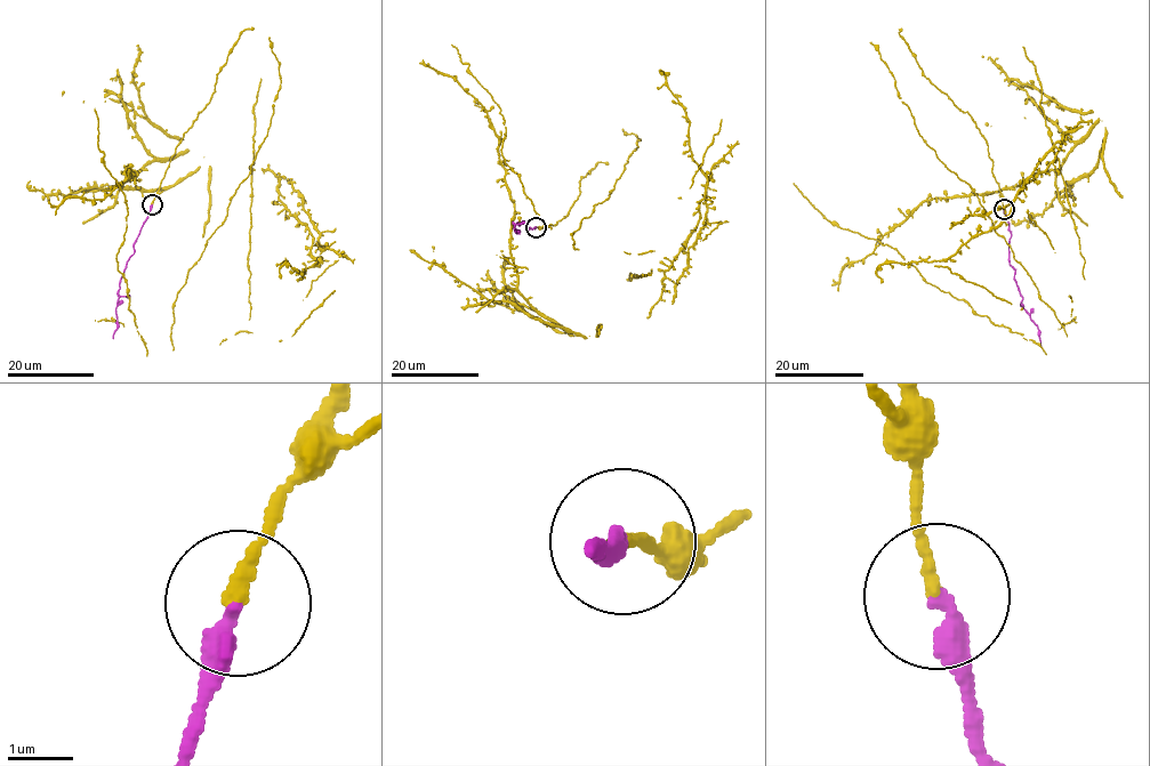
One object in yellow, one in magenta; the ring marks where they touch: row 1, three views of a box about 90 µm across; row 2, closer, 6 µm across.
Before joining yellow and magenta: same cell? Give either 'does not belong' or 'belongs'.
belongs

